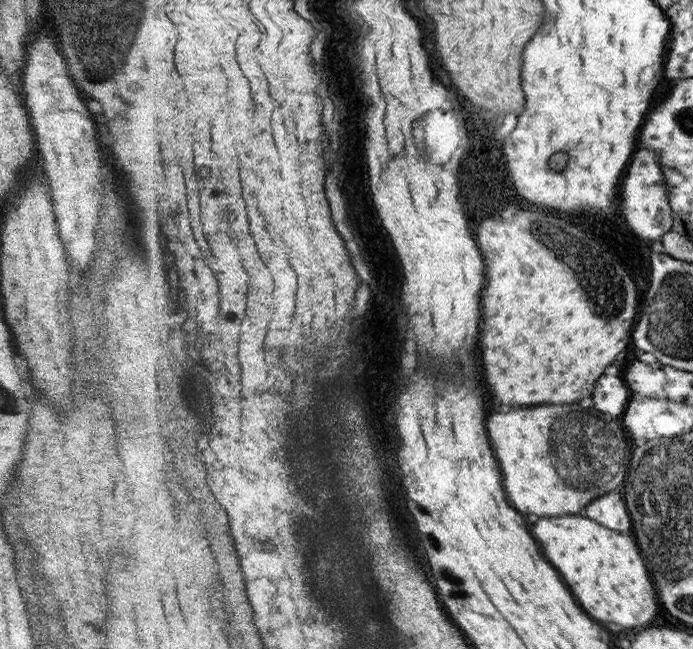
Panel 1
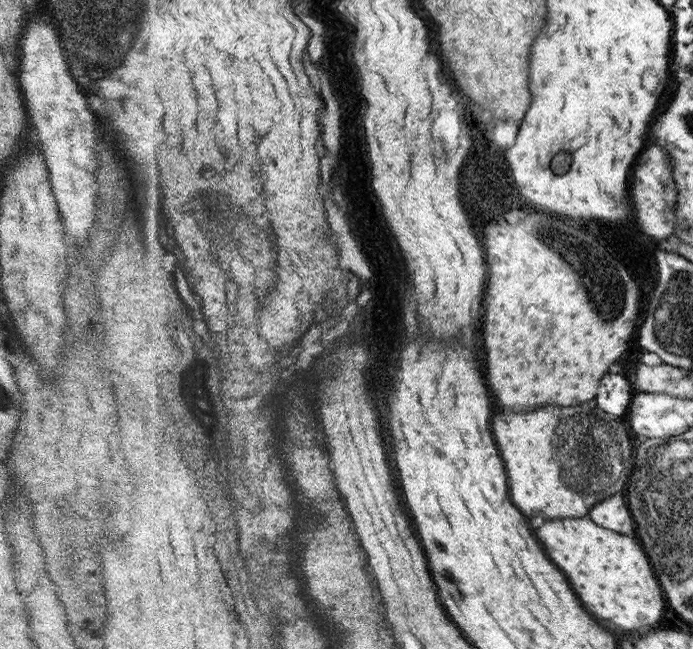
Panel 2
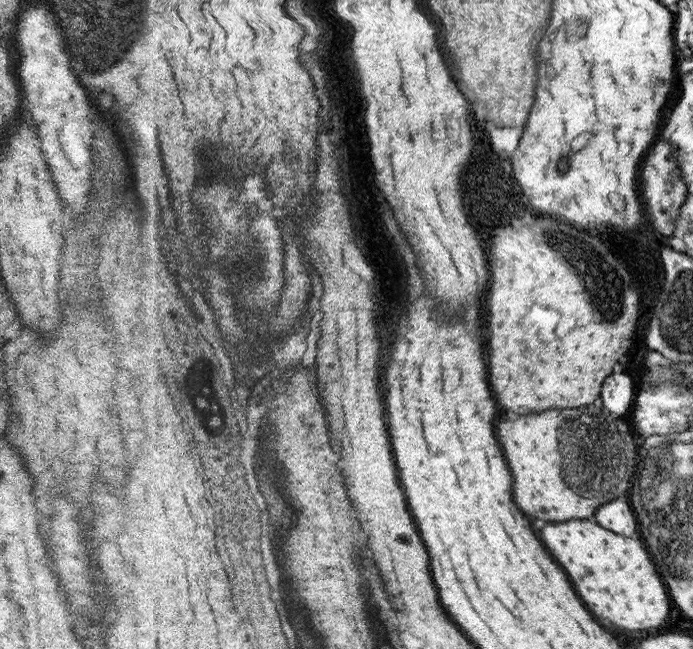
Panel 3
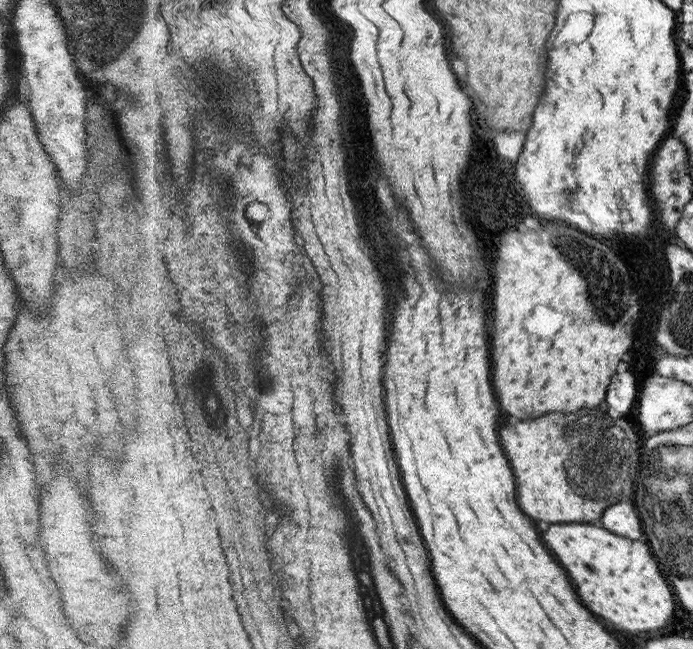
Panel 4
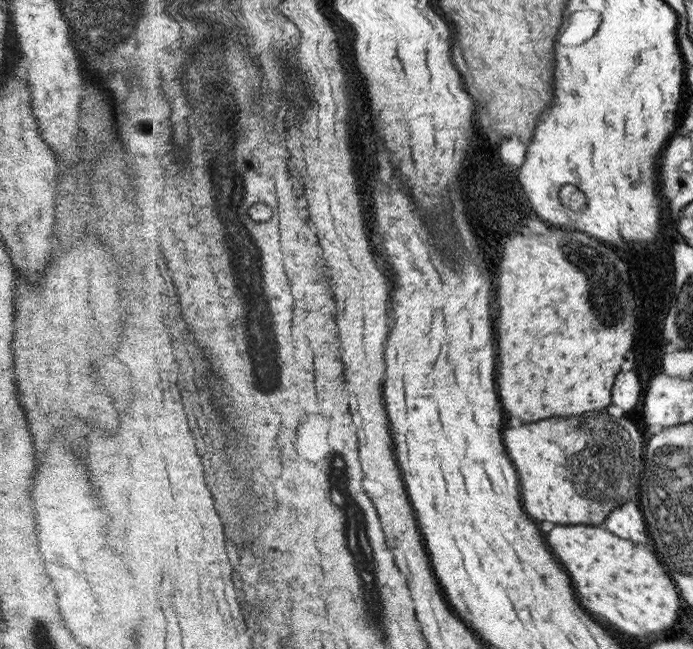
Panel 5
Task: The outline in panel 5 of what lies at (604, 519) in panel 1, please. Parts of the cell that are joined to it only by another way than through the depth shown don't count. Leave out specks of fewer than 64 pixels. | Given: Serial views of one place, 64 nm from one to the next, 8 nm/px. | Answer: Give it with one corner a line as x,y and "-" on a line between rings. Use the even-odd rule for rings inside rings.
624,504
624,506
616,508
616,512
612,512
612,516
608,518
608,524
604,524
604,526
612,528
612,532
616,532
616,536
624,536
626,540
636,540
640,544
648,544
644,516
640,514
638,506
634,506
634,504

